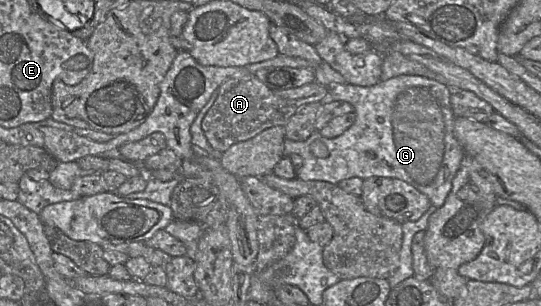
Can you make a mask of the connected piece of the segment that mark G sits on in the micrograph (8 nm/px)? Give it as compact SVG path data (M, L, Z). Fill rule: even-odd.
M398 75L368 87L330 83L328 88L328 96L324 102L350 103L354 108L355 121L349 129L335 138L325 138L320 131L315 130L304 141L285 139L283 155L289 157L297 154L303 160L295 178L332 184L352 177L363 180L370 177L396 178L425 194L432 204L419 220L401 224L403 241L399 266L388 278L392 289L414 276L414 235L425 231L430 216L444 205L464 157L464 150L454 135L456 117L450 103L453 90L444 83L420 75ZM314 141L321 141L326 146L329 152L326 158L318 158L311 152L310 145Z

